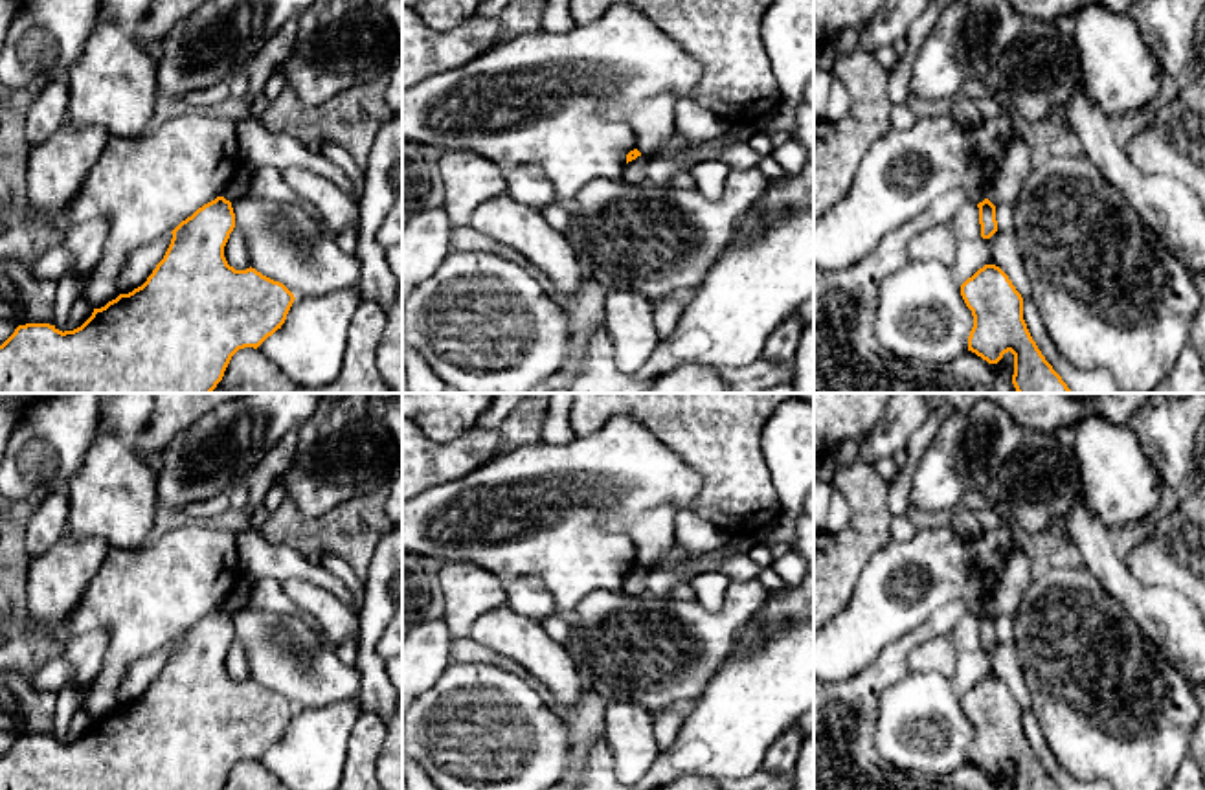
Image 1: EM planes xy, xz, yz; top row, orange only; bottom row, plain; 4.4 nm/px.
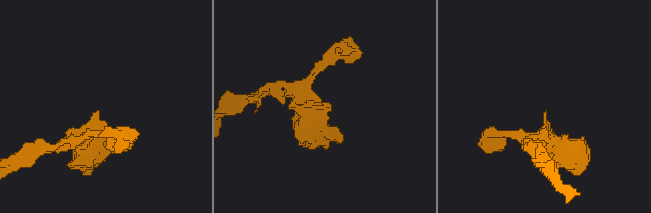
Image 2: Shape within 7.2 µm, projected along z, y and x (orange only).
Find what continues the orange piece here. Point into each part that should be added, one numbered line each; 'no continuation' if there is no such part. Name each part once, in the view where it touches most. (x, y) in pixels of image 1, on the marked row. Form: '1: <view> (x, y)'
no continuation

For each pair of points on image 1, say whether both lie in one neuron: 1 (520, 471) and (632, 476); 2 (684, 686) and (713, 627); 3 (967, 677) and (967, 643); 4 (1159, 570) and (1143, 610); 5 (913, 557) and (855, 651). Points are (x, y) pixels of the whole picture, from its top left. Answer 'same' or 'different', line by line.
1: same
2: same
3: different
4: different
5: same

